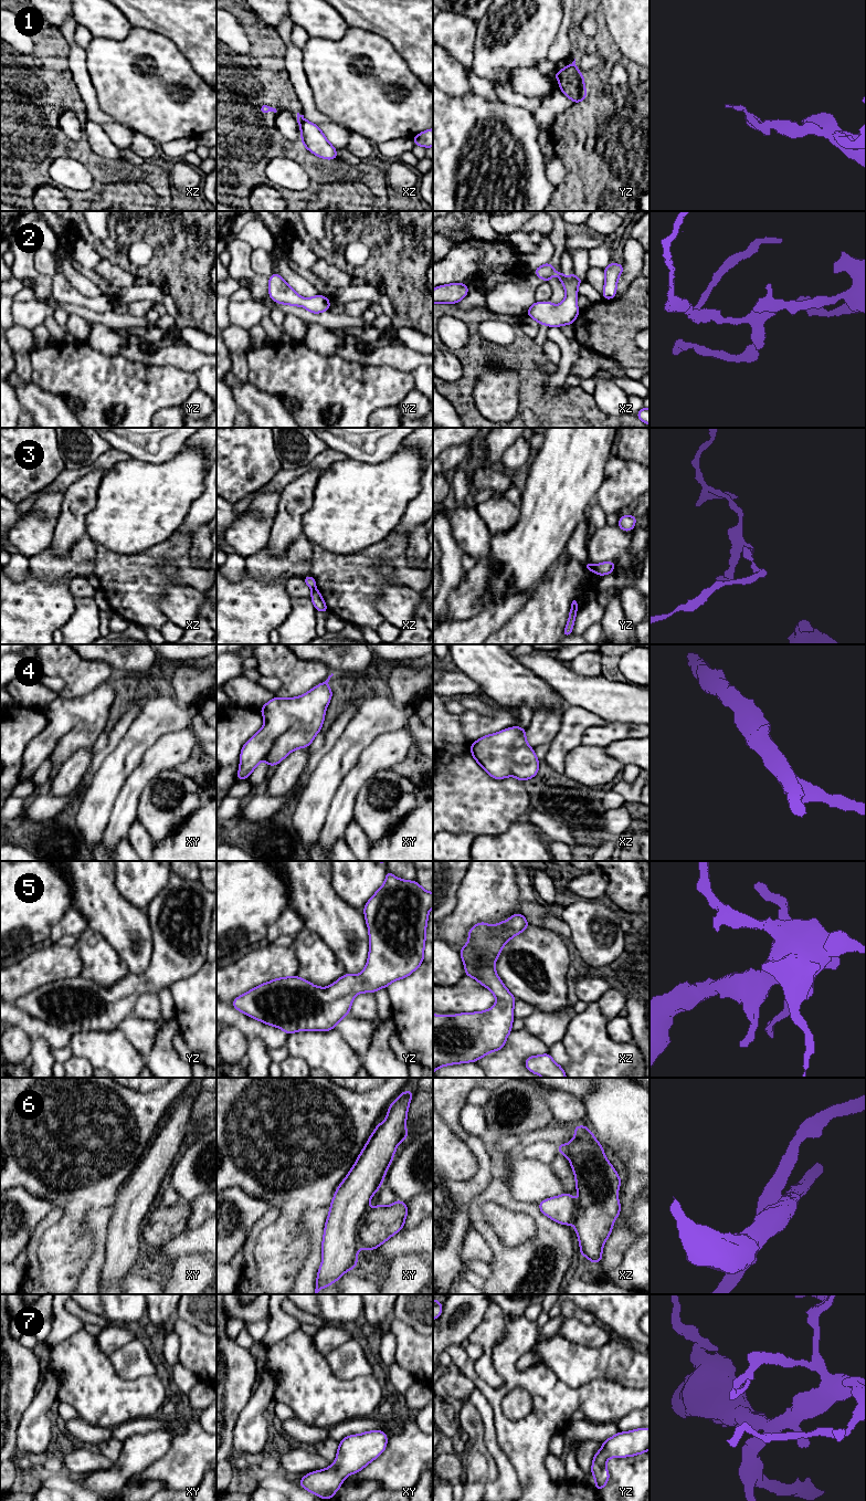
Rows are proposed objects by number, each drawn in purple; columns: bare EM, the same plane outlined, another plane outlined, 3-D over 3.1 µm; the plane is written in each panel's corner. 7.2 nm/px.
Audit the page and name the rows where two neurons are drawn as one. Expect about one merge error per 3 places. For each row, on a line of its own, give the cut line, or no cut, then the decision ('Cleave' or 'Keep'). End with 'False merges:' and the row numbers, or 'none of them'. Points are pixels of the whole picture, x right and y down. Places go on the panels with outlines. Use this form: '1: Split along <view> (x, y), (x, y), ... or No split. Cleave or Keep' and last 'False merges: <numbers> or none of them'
1: Split along yz (559, 72), (558, 81). Cleave
2: No split. Keep
3: Split along xz (315, 587), (313, 589). Cleave
4: No split. Keep
5: No split. Keep
6: No split. Keep
7: No split. Keep
False merges: 1, 3

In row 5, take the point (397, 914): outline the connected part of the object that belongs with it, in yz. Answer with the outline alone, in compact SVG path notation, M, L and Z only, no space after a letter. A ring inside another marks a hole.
M387 870L383 885L369 899L363 907L369 931L369 957L365 969L359 975L345 974L332 985L325 988L314 986L310 982L297 975L279 977L237 996L231 1005L246 1016L268 1026L275 1026L287 1035L305 1030L332 1030L344 1017L350 1014L352 1000L359 993L374 994L379 988L388 988L392 982L408 977L421 966L424 958L424 944L426 943L426 924L432 906L432 892L425 891L416 881L399 879Z

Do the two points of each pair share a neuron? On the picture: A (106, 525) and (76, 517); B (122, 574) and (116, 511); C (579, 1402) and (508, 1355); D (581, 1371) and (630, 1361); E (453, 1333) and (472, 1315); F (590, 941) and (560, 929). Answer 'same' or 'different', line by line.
A: different
B: different
C: same
D: same
E: same
F: different

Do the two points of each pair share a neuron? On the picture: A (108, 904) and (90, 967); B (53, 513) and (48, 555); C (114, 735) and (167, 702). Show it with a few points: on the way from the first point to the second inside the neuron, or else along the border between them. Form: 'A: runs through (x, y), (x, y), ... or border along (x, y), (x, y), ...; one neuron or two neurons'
A: border along (87, 929), (97, 932), (117, 953); two neurons
B: border along (49, 547), (29, 558); two neurons
C: border along (145, 704), (115, 747); two neurons

